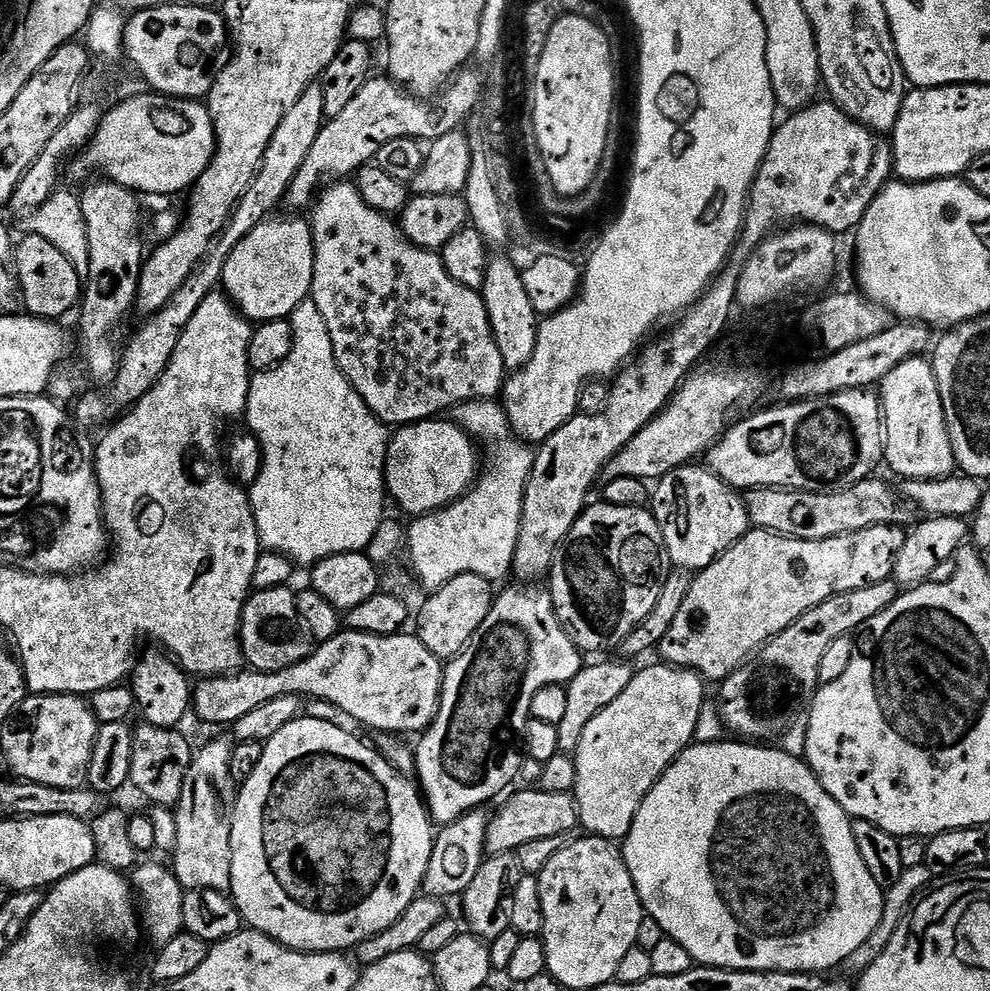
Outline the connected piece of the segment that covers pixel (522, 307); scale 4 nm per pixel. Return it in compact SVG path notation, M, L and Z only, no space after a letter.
M493 255L488 262L482 289L494 342L498 342L498 354L502 354L502 362L509 373L527 366L530 358L534 358L534 346L538 346L538 315L526 294L521 273L510 257Z

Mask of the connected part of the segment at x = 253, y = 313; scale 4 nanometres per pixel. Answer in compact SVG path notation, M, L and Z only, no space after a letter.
M269 218L254 226L224 263L223 291L252 322L287 320L302 301L309 299L314 278L312 226L304 220Z

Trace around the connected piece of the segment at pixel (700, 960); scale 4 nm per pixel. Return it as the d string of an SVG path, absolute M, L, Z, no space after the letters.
M721 738L713 742L713 744L699 742L689 744L682 755L662 774L662 778L652 787L650 794L646 794L646 798L642 802L642 806L638 810L627 836L622 841L624 861L630 870L630 878L634 878L634 886L645 913L652 916L658 922L658 926L661 927L663 935L669 940L678 942L678 946L682 946L682 950L686 950L686 954L690 954L697 965L710 968L733 968L743 972L815 972L824 974L829 971L827 968L836 968L839 964L841 967L848 961L850 954L854 954L854 950L858 950L858 946L862 946L862 942L866 942L866 938L870 938L870 934L874 934L878 922L882 922L885 889L881 888L878 882L874 882L870 870L866 870L866 862L862 862L862 854L858 854L858 842L854 842L854 834L852 833L852 817L849 816L846 810L842 810L842 806L838 806L838 802L834 802L834 798L830 798L830 794L826 794L822 782L818 782L816 775L813 774L811 768L799 755L796 755L797 757L791 756L790 753L783 752L780 748L772 747L776 746L765 746L760 742L741 742L736 738Z

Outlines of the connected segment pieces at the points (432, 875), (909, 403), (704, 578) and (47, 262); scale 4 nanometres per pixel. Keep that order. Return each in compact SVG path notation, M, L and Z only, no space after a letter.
M484 810L467 812L452 824L443 825L435 833L430 854L430 866L426 866L424 875L423 895L436 896L439 900L447 901L448 896L463 897L466 886L474 882L474 874L484 865L486 853L486 830L488 829L489 813Z
M915 356L890 370L878 385L878 395L884 422L884 460L904 480L941 480L957 471L954 450L950 446L950 434L946 426L946 414L942 410L942 394L938 394L938 382L934 378L931 359Z
M894 524L870 526L866 530L854 530L850 534L838 534L834 538L826 538L825 540L791 540L788 536L779 536L773 532L749 530L739 542L727 548L714 562L710 562L710 566L699 569L693 575L690 594L686 594L686 599L683 600L682 606L670 626L670 630L666 630L666 638L662 638L658 649L659 659L663 663L672 665L673 668L688 668L691 672L699 674L705 681L716 680L715 682L723 682L734 669L739 668L749 657L759 652L772 637L782 634L782 630L786 630L798 618L802 618L802 614L806 614L814 606L818 606L832 596L837 596L843 592L862 590L866 586L874 586L883 580L893 579L898 550L902 550L902 542L905 535L905 529Z
M25 235L16 249L16 277L20 283L20 293L24 299L24 308L33 316L39 316L41 320L59 321L60 316L64 315L72 307L76 306L82 298L82 281L75 273L74 266L66 258L66 254L56 249L46 241L45 238Z

